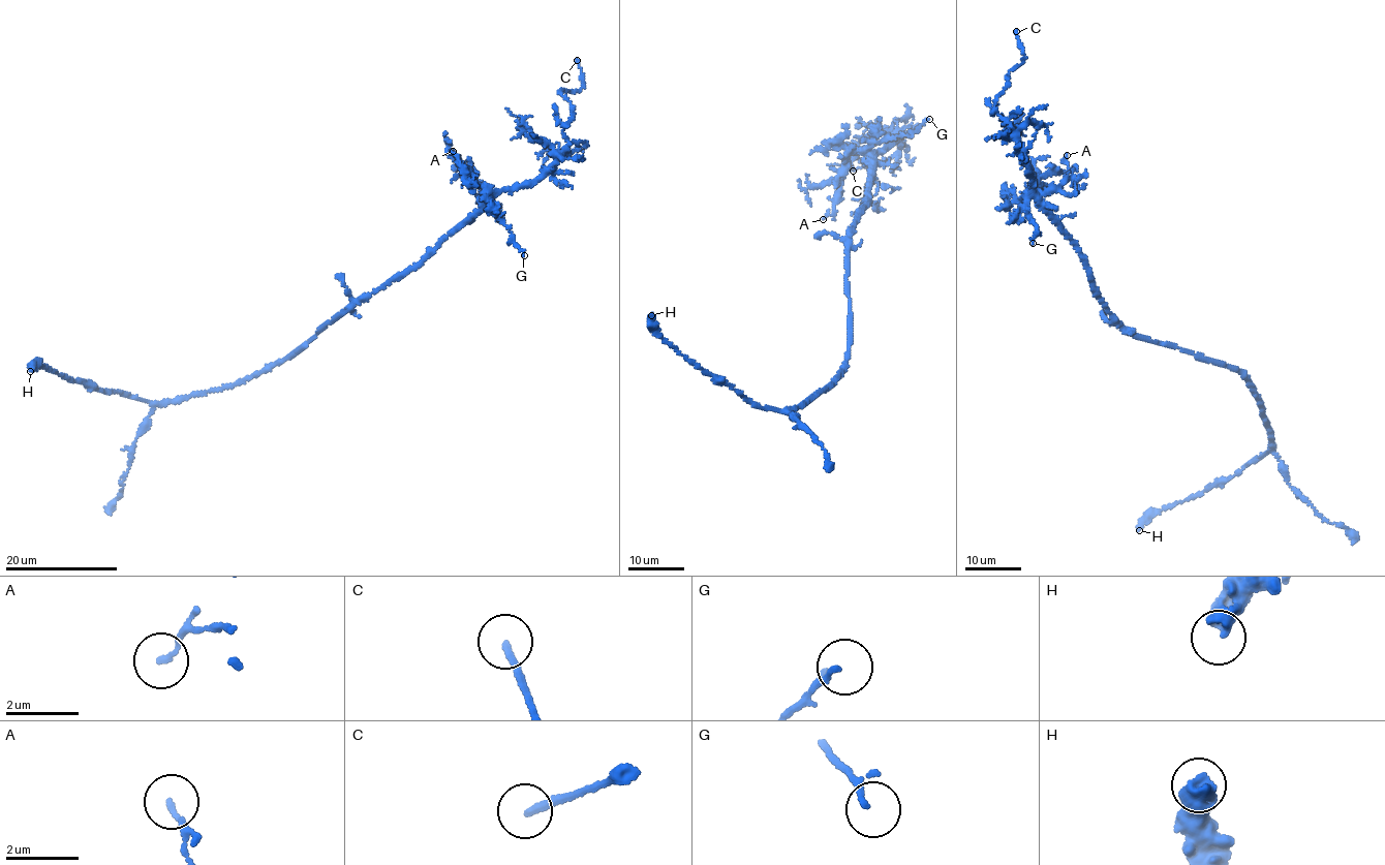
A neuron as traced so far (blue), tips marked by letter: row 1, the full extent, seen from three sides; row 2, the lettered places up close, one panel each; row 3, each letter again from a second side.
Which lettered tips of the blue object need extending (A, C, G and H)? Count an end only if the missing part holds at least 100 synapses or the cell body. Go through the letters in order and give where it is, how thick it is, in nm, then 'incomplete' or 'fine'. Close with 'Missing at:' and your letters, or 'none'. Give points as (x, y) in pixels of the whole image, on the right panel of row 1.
A: place (1067, 155); calibre 140 nm; fine
C: place (1016, 31); calibre 180 nm; incomplete
G: place (1033, 243); calibre 110 nm; fine
H: place (1139, 530); calibre 480 nm; fine
Missing at: C

